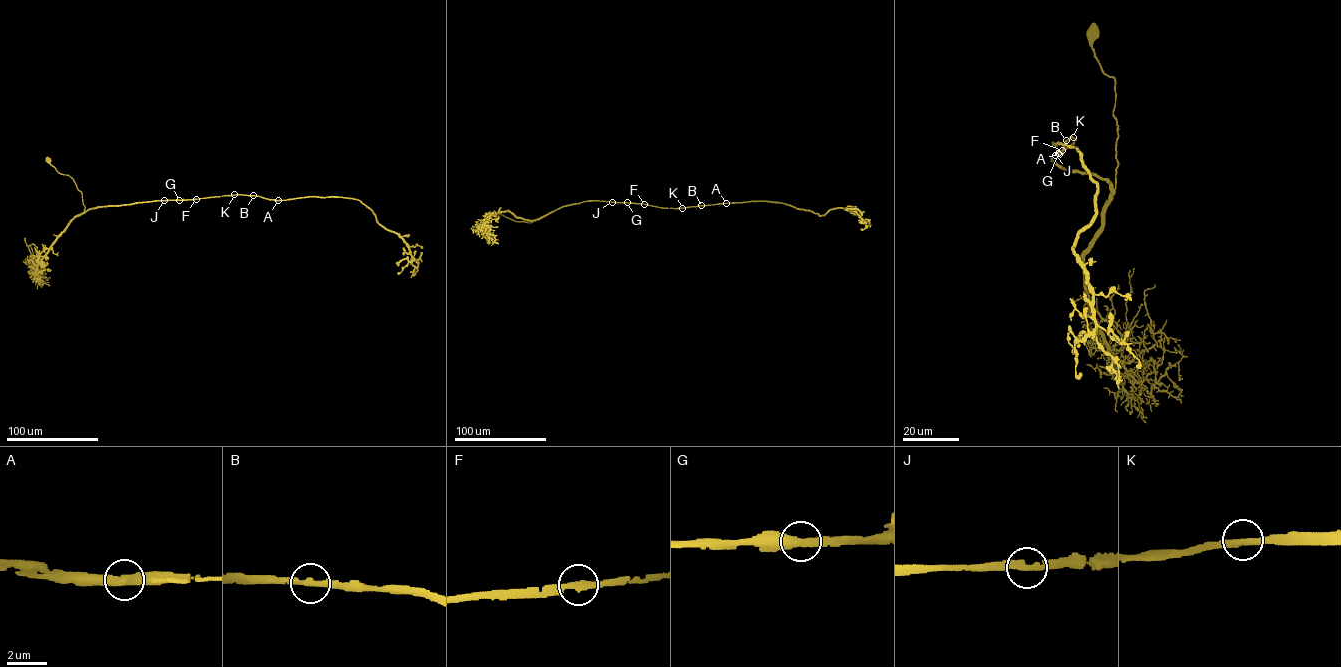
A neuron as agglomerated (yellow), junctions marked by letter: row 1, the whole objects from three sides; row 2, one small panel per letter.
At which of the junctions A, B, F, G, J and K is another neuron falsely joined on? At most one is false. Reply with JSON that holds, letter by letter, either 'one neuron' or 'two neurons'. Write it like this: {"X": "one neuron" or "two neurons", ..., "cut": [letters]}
{"A": "one neuron", "B": "one neuron", "F": "one neuron", "G": "one neuron", "J": "one neuron", "K": "one neuron", "cut": []}

